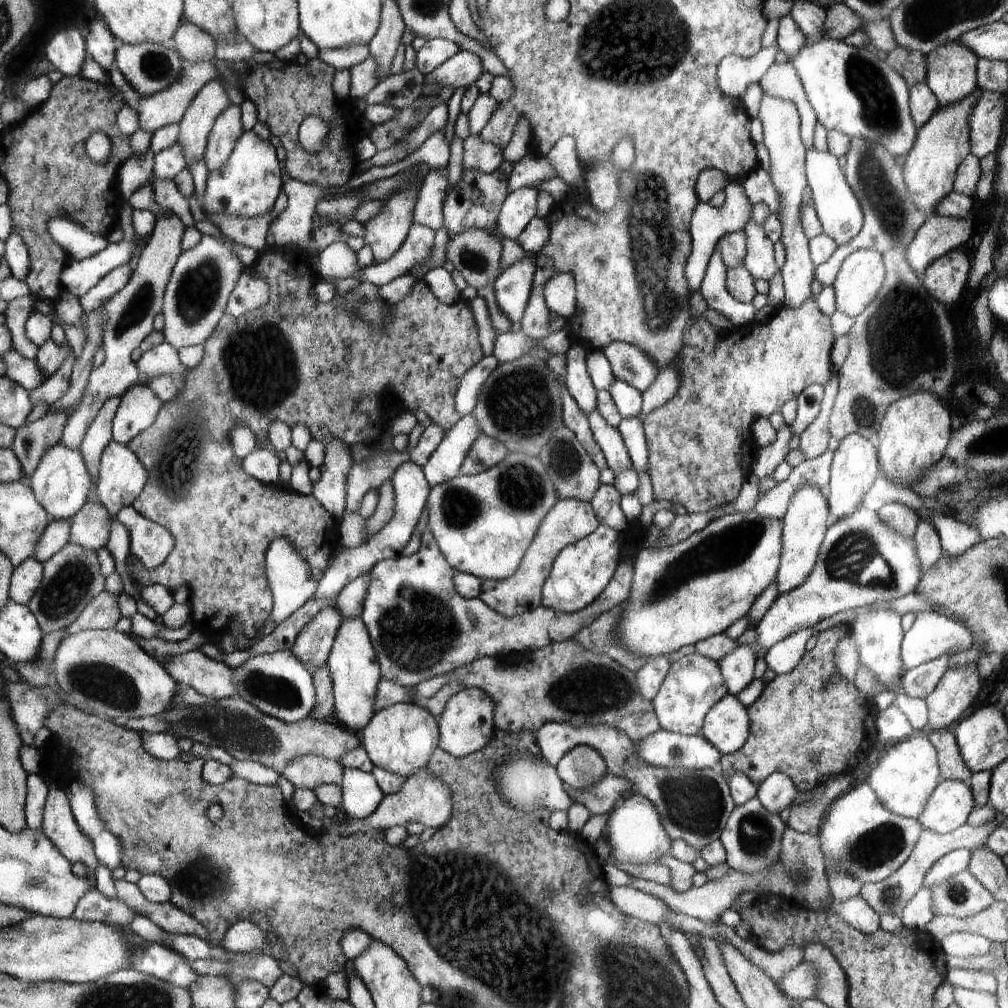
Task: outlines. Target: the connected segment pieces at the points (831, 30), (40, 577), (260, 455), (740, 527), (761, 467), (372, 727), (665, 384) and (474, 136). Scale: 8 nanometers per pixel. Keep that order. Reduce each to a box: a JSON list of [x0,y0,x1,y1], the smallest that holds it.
[[823,3,864,41],[11,557,45,605],[242,447,281,484],[615,510,784,660],[752,423,792,479],[362,703,438,780],[642,369,679,415],[463,133,505,172]]

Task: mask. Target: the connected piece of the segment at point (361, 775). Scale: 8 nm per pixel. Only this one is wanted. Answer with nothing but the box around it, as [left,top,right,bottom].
[340,766,385,822]

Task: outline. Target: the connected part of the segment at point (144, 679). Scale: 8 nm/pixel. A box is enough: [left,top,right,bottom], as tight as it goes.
[57,628,178,727]

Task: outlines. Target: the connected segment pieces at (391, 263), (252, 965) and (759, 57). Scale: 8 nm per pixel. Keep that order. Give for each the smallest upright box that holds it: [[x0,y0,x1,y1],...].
[[360,222,435,287],[185,953,283,989],[718,47,778,98]]

